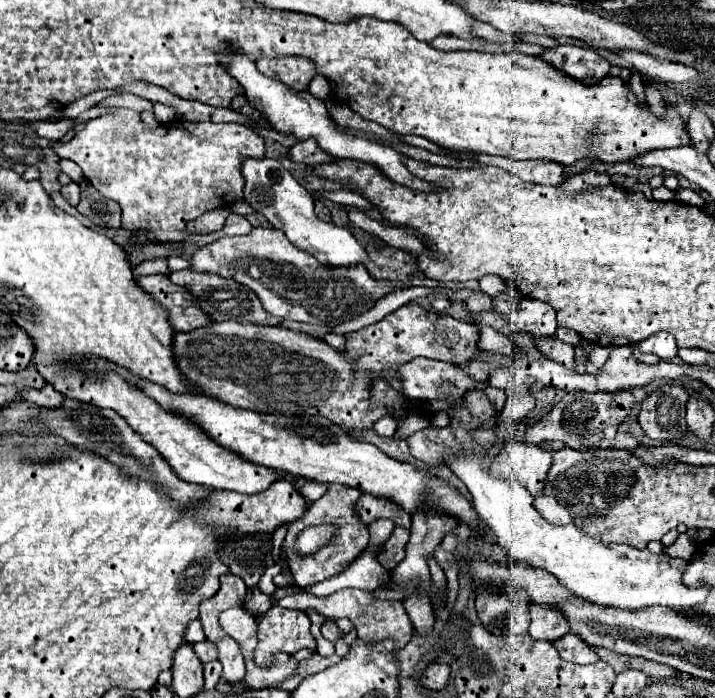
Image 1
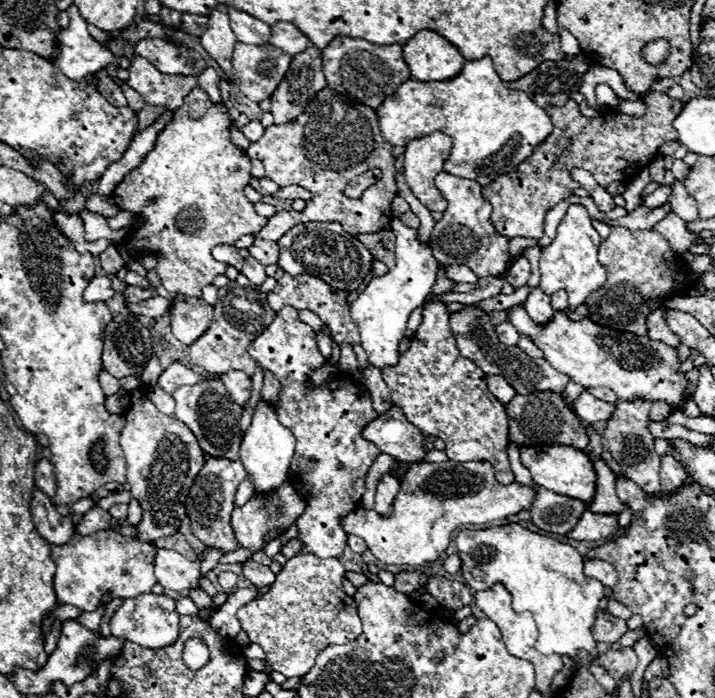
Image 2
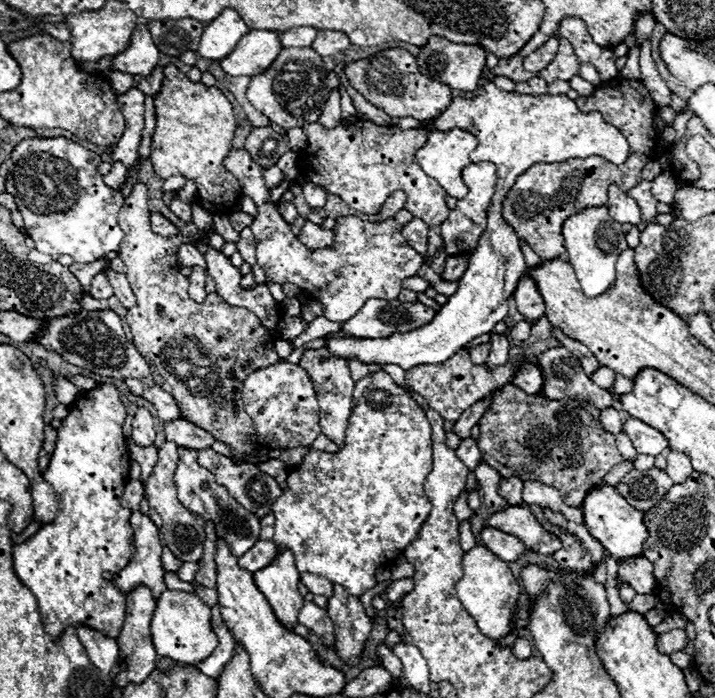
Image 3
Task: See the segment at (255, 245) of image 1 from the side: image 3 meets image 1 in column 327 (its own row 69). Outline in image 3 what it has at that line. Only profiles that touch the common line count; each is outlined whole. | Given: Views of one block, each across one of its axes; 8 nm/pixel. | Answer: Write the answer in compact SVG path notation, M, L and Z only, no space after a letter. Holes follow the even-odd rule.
M282 48L282 52L264 74L250 78L246 96L258 112L268 116L270 122L288 130L306 122L316 122L320 118L330 96L326 88L326 76L326 66L322 58L312 52L312 48Z

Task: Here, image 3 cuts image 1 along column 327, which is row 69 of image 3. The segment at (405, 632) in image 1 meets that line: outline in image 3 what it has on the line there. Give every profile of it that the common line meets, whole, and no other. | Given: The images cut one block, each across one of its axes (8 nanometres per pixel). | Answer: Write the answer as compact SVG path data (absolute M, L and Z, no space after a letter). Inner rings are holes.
M596 46L596 60L588 60L590 64L596 66L596 70L600 72L600 78L604 82L612 80L618 76L618 68L616 68L616 56L612 50L608 48L602 48L602 46Z

